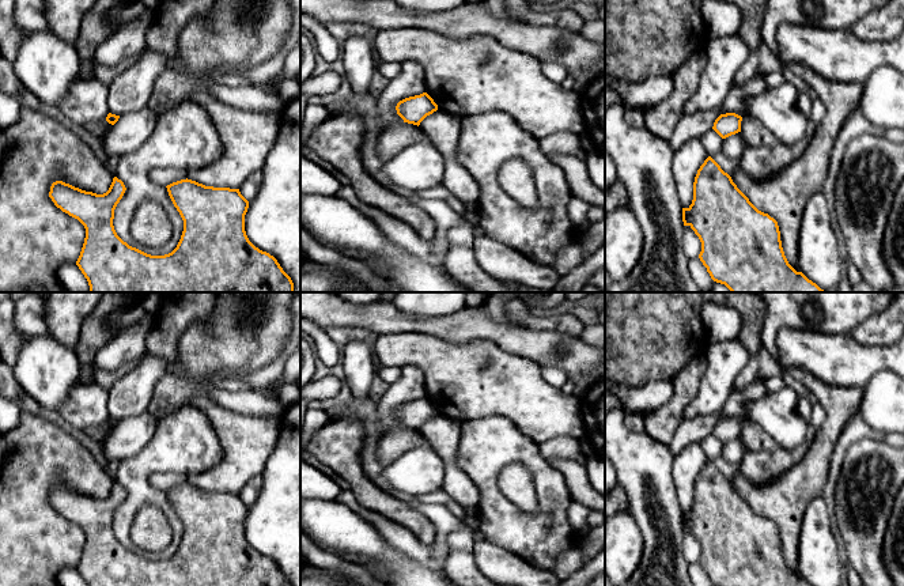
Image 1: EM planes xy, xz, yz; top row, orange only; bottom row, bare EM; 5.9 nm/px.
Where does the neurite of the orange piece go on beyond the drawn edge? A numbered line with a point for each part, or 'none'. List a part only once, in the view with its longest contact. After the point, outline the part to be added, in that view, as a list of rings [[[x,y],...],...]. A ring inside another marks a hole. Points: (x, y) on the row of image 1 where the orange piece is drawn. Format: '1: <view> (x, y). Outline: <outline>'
none

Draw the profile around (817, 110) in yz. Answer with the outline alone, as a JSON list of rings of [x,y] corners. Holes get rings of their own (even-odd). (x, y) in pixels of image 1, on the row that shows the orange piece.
[[[818,98],[812,99],[809,120],[817,125],[822,121],[824,114],[825,114],[825,107],[822,102]]]

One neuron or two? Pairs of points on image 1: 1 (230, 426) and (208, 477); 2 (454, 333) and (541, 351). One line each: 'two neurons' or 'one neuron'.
1: one neuron
2: one neuron

